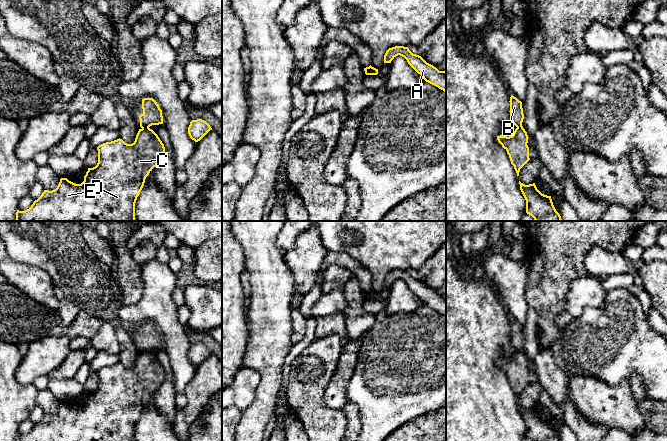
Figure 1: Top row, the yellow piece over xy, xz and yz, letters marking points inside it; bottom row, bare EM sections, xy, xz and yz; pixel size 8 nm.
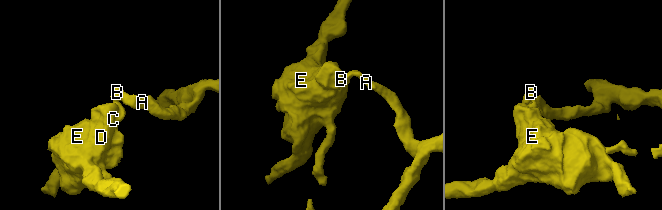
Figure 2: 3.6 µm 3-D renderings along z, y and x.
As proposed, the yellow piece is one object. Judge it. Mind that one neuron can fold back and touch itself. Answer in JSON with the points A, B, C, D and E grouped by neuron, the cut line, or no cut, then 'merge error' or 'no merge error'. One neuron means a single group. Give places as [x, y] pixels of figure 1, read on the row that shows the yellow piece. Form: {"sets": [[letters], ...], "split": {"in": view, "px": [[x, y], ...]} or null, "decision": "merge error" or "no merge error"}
{"sets": [["A", "B"], ["C", "D", "E"]], "split": {"in": "xy", "px": [[142, 127], [148, 128]]}, "decision": "merge error"}

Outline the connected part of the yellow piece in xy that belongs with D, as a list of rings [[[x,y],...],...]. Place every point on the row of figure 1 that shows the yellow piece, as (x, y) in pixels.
[[[142,128],[139,129],[132,144],[127,144],[119,138],[99,145],[97,150],[98,163],[95,167],[88,168],[81,184],[61,178],[55,190],[44,190],[29,209],[17,210],[15,221],[135,221],[137,197],[144,186],[146,177],[164,157],[164,144],[152,129]]]

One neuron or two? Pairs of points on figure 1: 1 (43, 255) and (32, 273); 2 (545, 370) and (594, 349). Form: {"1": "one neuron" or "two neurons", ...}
{"1": "two neurons", "2": "two neurons"}

